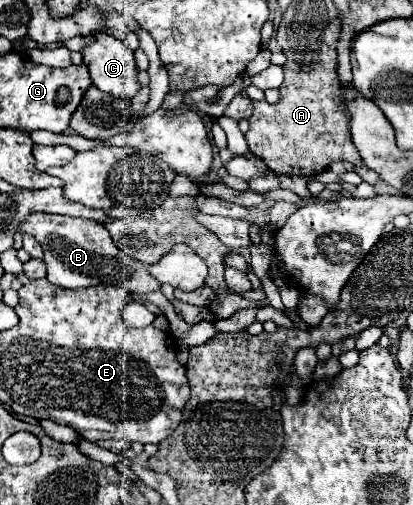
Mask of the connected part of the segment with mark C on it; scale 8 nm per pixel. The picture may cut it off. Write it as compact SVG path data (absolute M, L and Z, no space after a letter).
M106 30L92 34L92 38L94 40L82 48L82 60L84 60L84 64L90 70L92 82L102 92L108 92L108 94L118 96L118 98L132 100L132 96L136 96L140 92L140 86L136 82L138 68L136 68L136 62L134 62L134 52L122 40L118 40L116 36L108 34Z

